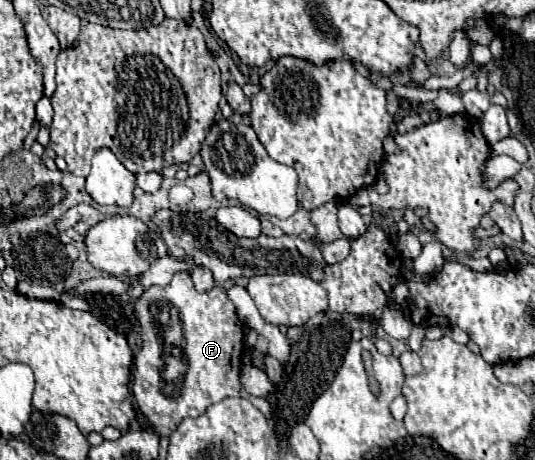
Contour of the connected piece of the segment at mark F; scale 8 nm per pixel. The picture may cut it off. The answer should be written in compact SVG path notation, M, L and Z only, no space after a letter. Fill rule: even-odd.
M177 272L167 286L147 288L135 302L135 316L141 322L141 348L135 354L135 372L133 372L133 396L137 400L139 410L151 422L159 436L171 436L173 430L181 424L183 418L197 418L205 414L211 404L221 402L229 396L247 396L239 382L241 356L243 356L243 324L235 314L233 302L227 298L223 288L213 288L209 292L197 292L191 278L185 272ZM155 302L167 302L179 310L181 328L183 328L183 352L187 358L187 374L185 384L181 386L179 396L163 394L163 378L161 368L163 350L157 334L157 326L151 314L151 306Z

